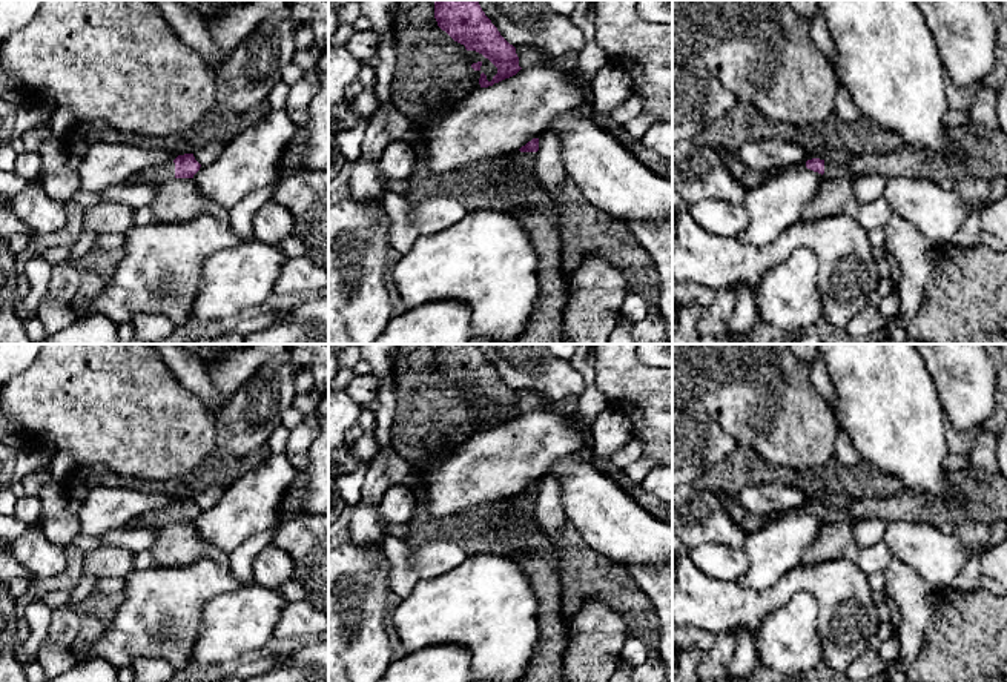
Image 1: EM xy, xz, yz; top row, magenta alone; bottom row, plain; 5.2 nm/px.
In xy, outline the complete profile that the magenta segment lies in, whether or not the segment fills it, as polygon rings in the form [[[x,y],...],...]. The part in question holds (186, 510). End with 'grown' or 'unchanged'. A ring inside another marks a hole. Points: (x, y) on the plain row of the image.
[[[193,498],[178,499],[173,505],[150,510],[144,515],[134,518],[129,528],[161,528],[173,522],[193,522],[201,508],[195,504]]] | grown

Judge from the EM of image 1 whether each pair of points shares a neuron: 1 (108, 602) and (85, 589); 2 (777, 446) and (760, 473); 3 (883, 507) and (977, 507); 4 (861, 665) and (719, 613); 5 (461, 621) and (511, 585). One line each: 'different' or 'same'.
1: different
2: different
3: same
4: different
5: same

